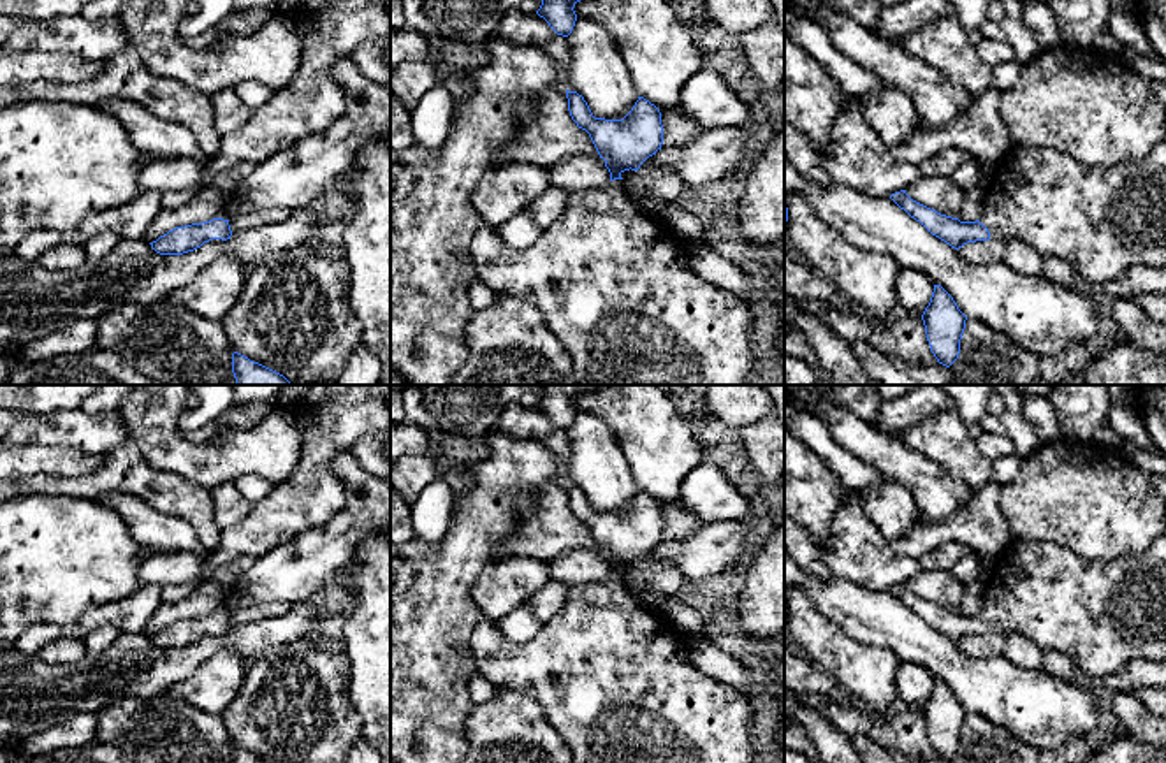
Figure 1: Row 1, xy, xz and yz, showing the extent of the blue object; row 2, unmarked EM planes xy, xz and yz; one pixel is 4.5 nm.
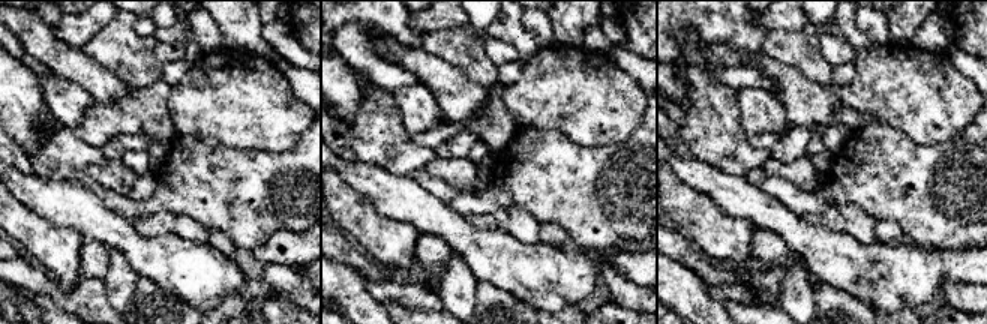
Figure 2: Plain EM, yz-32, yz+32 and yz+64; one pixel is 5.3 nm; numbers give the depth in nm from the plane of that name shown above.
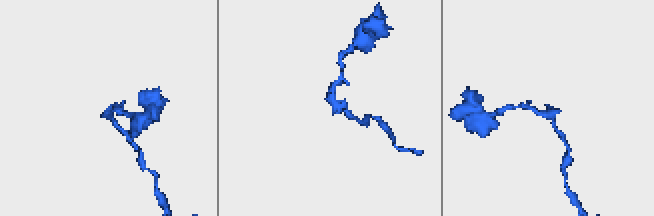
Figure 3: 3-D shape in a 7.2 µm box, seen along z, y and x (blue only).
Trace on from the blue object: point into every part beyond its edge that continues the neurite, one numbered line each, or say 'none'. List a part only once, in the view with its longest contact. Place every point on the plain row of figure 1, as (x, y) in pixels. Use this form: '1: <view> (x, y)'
1: yz (1101, 614)

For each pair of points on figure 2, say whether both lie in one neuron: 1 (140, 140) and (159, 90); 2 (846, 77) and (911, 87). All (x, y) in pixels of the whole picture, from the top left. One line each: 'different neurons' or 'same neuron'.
1: different neurons
2: different neurons

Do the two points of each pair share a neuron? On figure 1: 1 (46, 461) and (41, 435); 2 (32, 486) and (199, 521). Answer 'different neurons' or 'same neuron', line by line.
1: different neurons
2: same neuron

